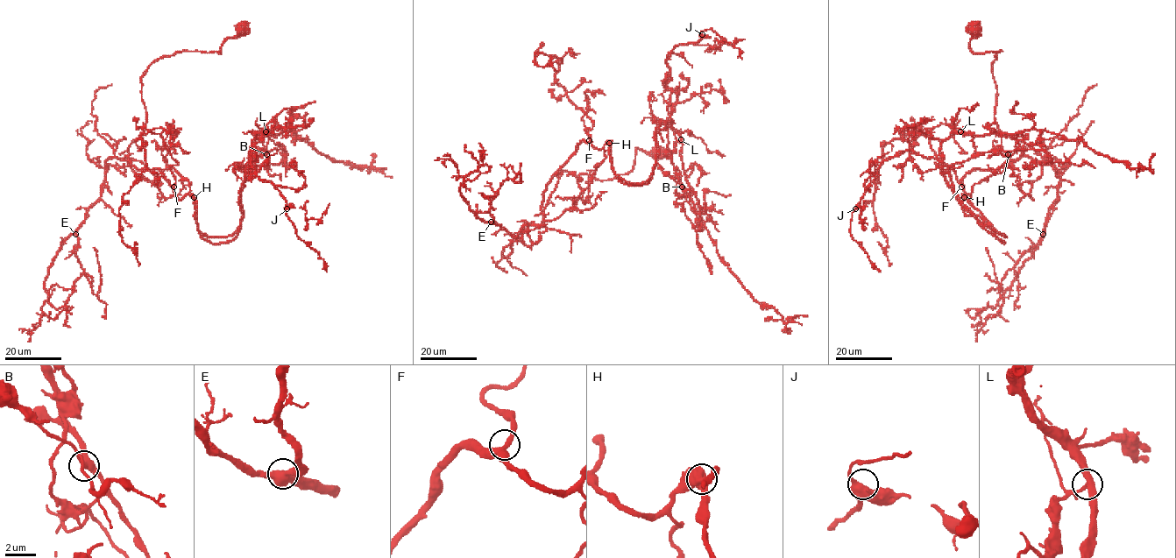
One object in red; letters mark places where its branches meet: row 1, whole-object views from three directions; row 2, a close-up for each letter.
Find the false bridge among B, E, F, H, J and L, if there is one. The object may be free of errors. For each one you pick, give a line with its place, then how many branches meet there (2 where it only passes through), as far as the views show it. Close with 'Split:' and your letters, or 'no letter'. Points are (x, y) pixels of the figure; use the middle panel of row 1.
H: place (609, 143); branches 3
Split: H

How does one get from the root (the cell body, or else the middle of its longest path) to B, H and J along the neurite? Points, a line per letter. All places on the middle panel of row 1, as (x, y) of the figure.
B: (658, 151), (612, 179), (558, 171), (543, 221), (581, 141), (641, 186), (667, 128), (682, 187)
H: (658, 151), (637, 148), (633, 170), (612, 179), (558, 171), (543, 221), (546, 186), (576, 147), (609, 143)
J: (658, 151), (612, 179), (558, 171), (543, 221), (581, 141), (648, 182), (666, 60), (702, 34)

